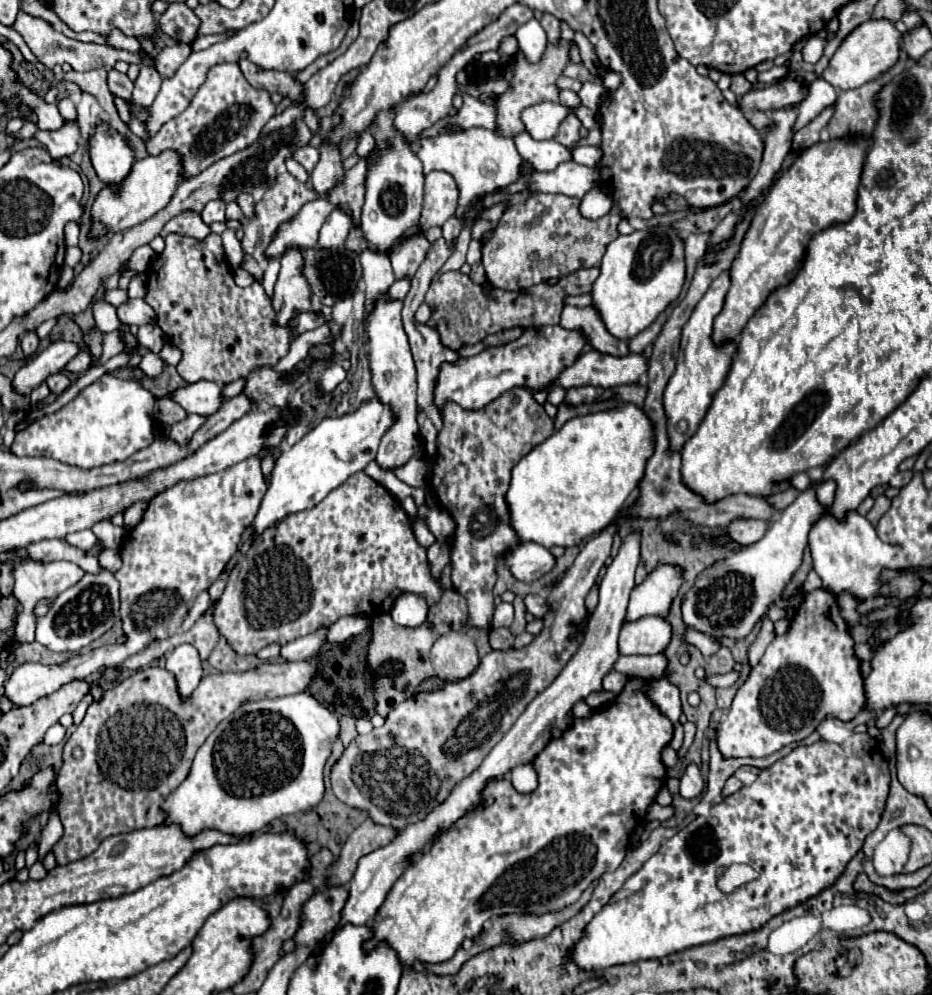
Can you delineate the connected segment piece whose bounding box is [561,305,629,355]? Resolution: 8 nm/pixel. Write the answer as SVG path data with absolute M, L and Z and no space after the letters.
M565 305L563 313L561 313L561 327L565 329L581 329L591 345L601 351L601 353L609 353L609 355L629 355L627 343L609 335L605 323L601 321L601 317L597 315L597 309L593 305L587 307L573 307L573 305Z

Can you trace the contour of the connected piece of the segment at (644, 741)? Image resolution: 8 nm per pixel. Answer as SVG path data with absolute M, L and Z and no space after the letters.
M629 677L623 691L607 705L593 709L593 713L585 719L573 719L573 725L569 729L563 731L563 735L559 739L551 739L545 749L541 751L541 755L537 755L537 759L531 761L531 765L537 771L537 789L533 793L519 793L509 779L501 779L501 781L493 781L489 783L489 787L485 789L485 799L493 799L493 803L489 803L489 807L485 807L485 811L473 811L473 815L465 815L465 819L461 819L461 823L457 823L457 827L453 827L453 831L445 831L445 835L441 835L441 839L437 839L437 843L433 843L433 847L425 849L421 853L421 857L417 857L409 869L405 869L405 873L395 881L395 885L391 887L383 907L379 909L377 917L373 919L373 933L375 937L367 943L367 947L373 947L377 941L389 941L391 947L399 953L399 959L403 965L415 965L417 961L425 961L425 963L441 963L447 961L455 955L455 951L461 947L463 939L473 939L475 935L481 933L483 923L487 919L505 915L505 913L545 913L545 911L557 911L563 909L567 905L571 905L573 901L579 899L579 895L587 889L587 885L591 881L595 881L599 875L607 873L607 871L615 871L627 849L629 849L629 835L631 829L635 831L635 827L641 821L641 813L639 811L647 811L647 807L655 801L657 791L661 789L661 785L665 785L667 781L667 769L661 761L661 749L671 741L673 737L673 723L659 711L659 707L647 697L647 679L641 677Z

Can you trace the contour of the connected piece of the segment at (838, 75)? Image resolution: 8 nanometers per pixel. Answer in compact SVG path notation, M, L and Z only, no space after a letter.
M869 19L855 27L837 47L835 55L831 57L827 69L823 71L823 79L829 81L835 89L847 91L857 89L865 85L867 81L877 79L883 71L893 67L899 59L899 45L901 45L901 33L895 29L895 25L887 19Z

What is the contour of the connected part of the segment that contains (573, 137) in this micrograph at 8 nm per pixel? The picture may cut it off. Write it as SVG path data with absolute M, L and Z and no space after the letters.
M567 115L567 117L561 121L561 127L557 129L557 135L555 135L553 139L555 139L557 143L565 145L565 147L575 147L577 141L581 139L579 129L581 129L581 121L579 121L575 115Z

